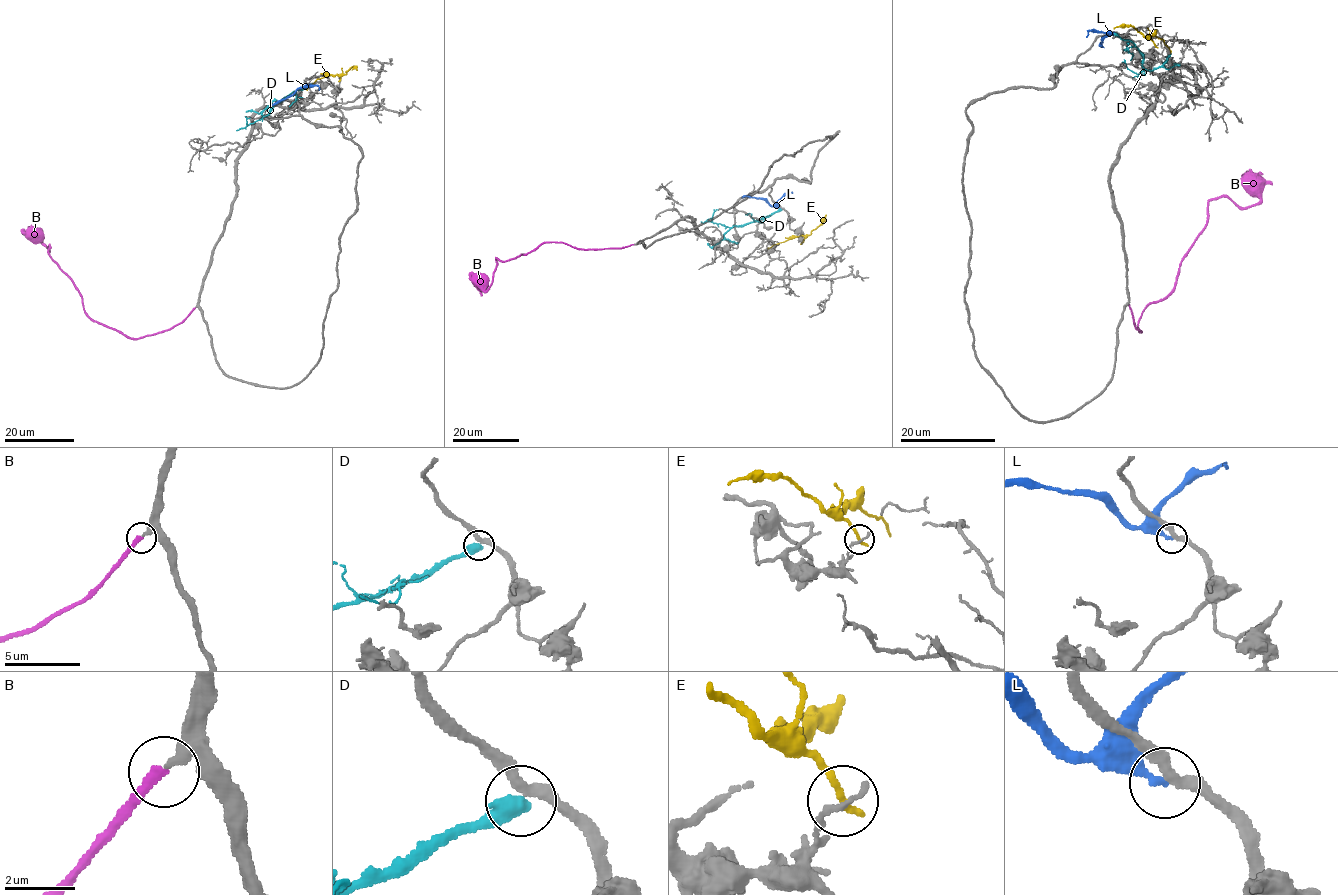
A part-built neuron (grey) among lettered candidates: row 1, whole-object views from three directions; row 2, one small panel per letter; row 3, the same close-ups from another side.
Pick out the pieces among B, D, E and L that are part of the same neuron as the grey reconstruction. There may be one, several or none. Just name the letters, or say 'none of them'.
B

